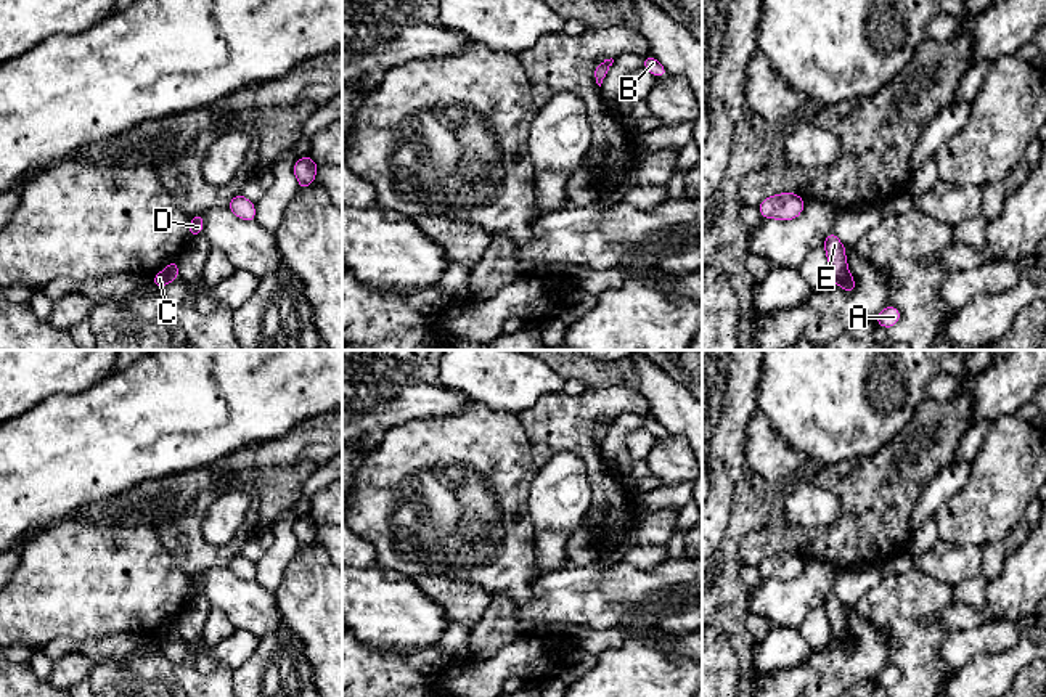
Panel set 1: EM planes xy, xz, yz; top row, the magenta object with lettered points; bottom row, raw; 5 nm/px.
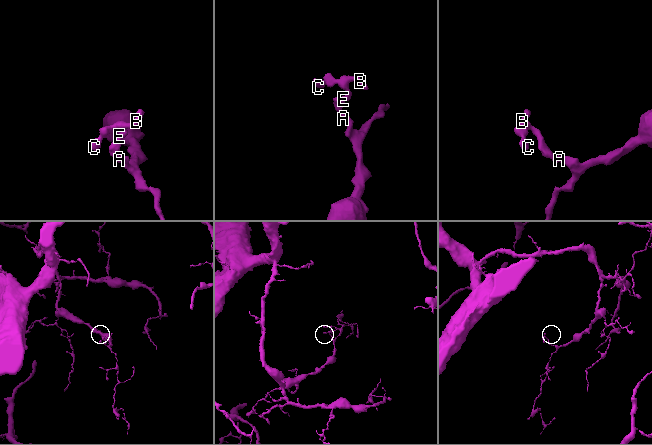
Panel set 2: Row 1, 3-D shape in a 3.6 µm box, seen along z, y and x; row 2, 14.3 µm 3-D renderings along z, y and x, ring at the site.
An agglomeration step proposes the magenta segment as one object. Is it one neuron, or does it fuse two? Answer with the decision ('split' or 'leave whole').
leave whole

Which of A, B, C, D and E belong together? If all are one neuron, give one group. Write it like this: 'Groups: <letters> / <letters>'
Groups: A B C D E

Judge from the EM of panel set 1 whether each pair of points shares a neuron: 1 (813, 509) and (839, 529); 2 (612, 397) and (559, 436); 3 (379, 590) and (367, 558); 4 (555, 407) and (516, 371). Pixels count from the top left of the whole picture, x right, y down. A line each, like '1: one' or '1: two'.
1: two
2: one
3: two
4: two

